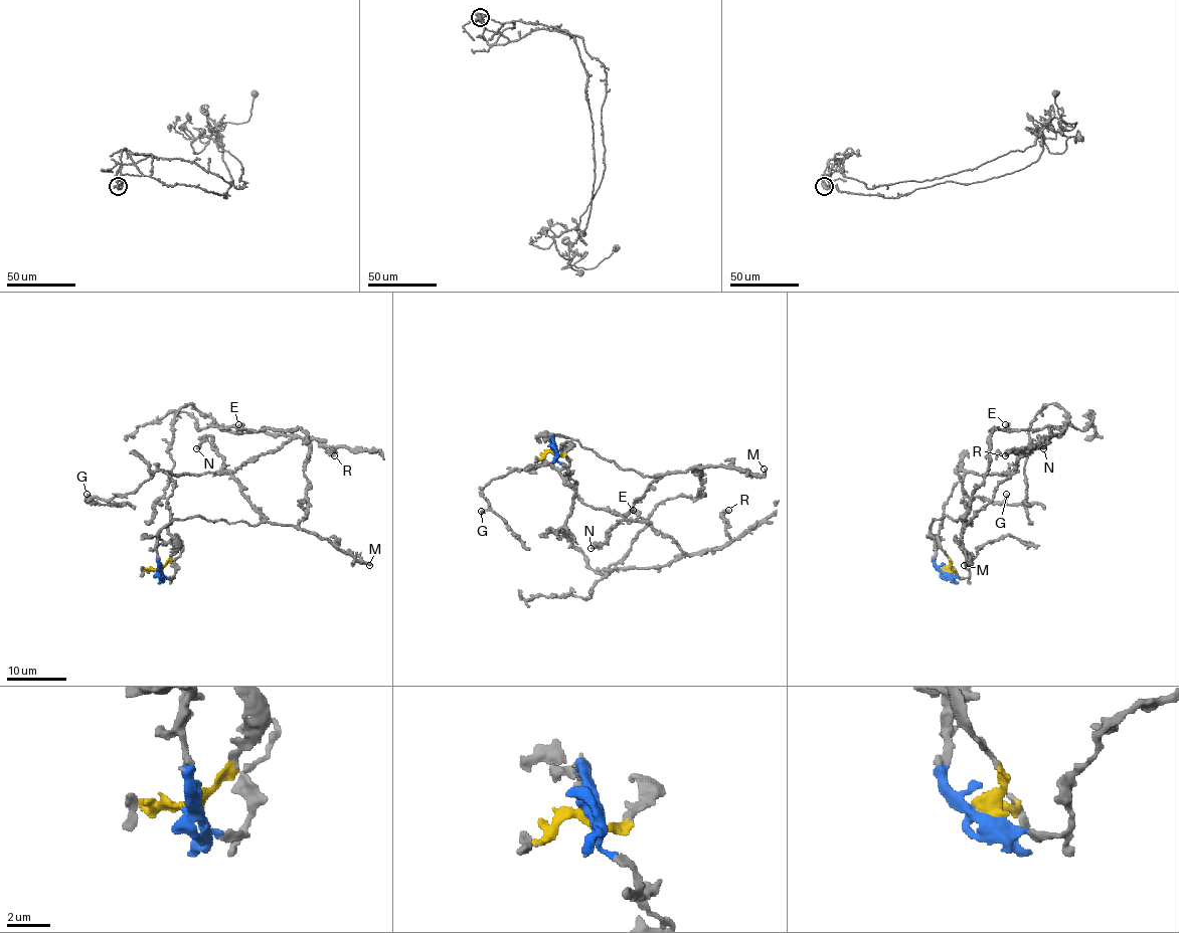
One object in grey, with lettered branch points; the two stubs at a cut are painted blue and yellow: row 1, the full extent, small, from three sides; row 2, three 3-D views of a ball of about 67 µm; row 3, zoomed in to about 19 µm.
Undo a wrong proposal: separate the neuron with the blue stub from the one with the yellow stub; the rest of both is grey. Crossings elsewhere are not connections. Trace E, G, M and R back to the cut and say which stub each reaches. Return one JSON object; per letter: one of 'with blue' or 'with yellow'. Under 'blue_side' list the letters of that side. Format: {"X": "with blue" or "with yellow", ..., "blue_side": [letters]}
{"E": "with blue", "G": "with yellow", "M": "with blue", "R": "with yellow", "blue_side": ["E", "M"]}

